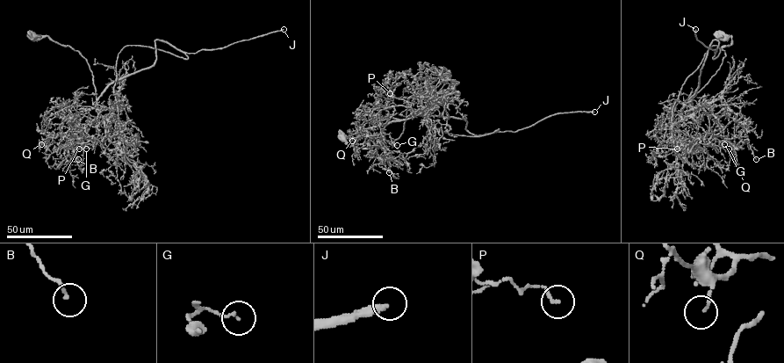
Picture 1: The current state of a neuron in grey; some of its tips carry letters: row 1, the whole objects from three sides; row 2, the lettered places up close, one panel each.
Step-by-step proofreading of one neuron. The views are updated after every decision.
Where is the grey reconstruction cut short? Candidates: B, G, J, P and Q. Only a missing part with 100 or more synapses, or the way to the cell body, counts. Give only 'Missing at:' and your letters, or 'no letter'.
Missing at: J

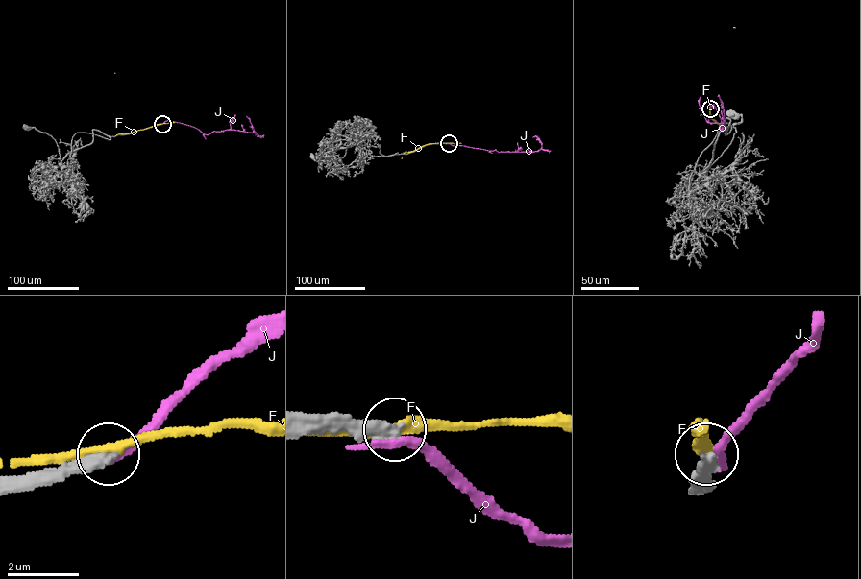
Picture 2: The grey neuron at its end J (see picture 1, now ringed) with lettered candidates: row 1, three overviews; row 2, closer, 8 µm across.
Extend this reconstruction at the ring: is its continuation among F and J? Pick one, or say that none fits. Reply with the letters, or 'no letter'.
no letter

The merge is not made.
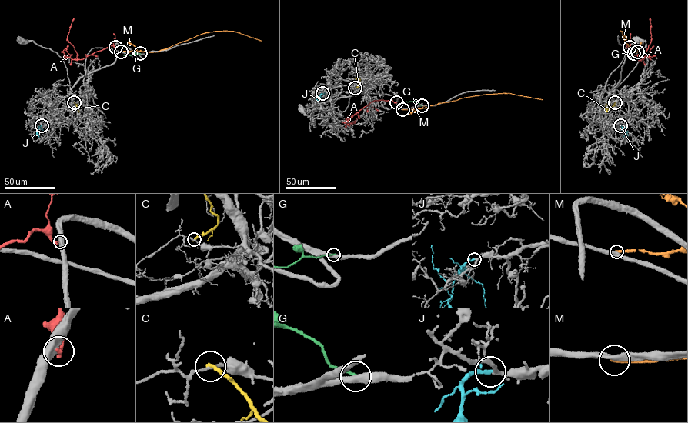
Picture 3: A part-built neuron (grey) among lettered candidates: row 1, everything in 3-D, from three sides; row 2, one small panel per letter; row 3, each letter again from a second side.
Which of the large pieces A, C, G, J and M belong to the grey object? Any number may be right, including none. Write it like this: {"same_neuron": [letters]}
{"same_neuron": ["J"]}

